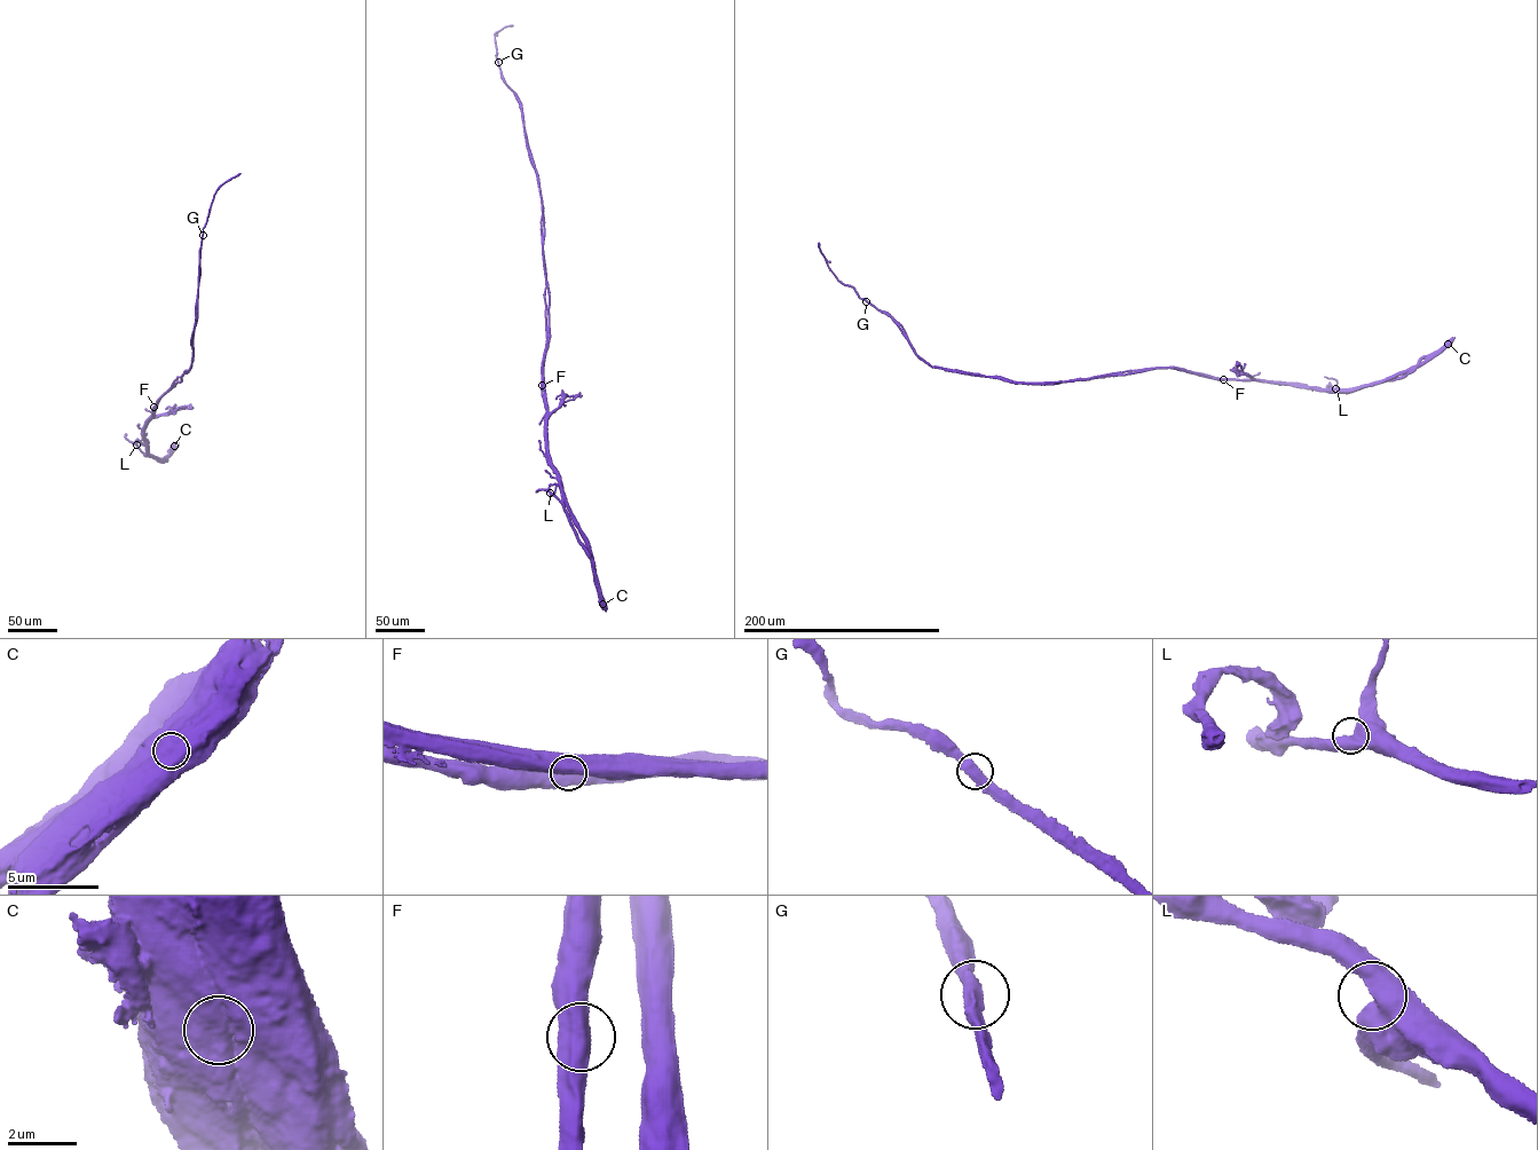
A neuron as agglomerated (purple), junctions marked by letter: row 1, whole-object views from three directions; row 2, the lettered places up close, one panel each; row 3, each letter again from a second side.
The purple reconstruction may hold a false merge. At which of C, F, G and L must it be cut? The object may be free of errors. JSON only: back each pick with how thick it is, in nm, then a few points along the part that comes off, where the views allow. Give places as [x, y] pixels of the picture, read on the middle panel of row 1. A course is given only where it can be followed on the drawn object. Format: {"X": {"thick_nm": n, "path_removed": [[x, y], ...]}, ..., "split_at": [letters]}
{"C": {"thick_nm": 1100, "path_removed": [[602, 604], [596, 570], [547, 459], [542, 198], [520, 104], [496, 56], [494, 34], [513, 25]]}, "split_at": ["C"]}

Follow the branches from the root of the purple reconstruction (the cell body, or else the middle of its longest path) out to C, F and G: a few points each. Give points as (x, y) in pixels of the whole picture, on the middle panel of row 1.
C: (590, 552), (602, 604)
F: (590, 552), (565, 502), (558, 472), (549, 456), (542, 385)
G: (590, 552), (565, 502), (547, 448), (542, 199), (520, 104), (506, 84), (498, 62)

